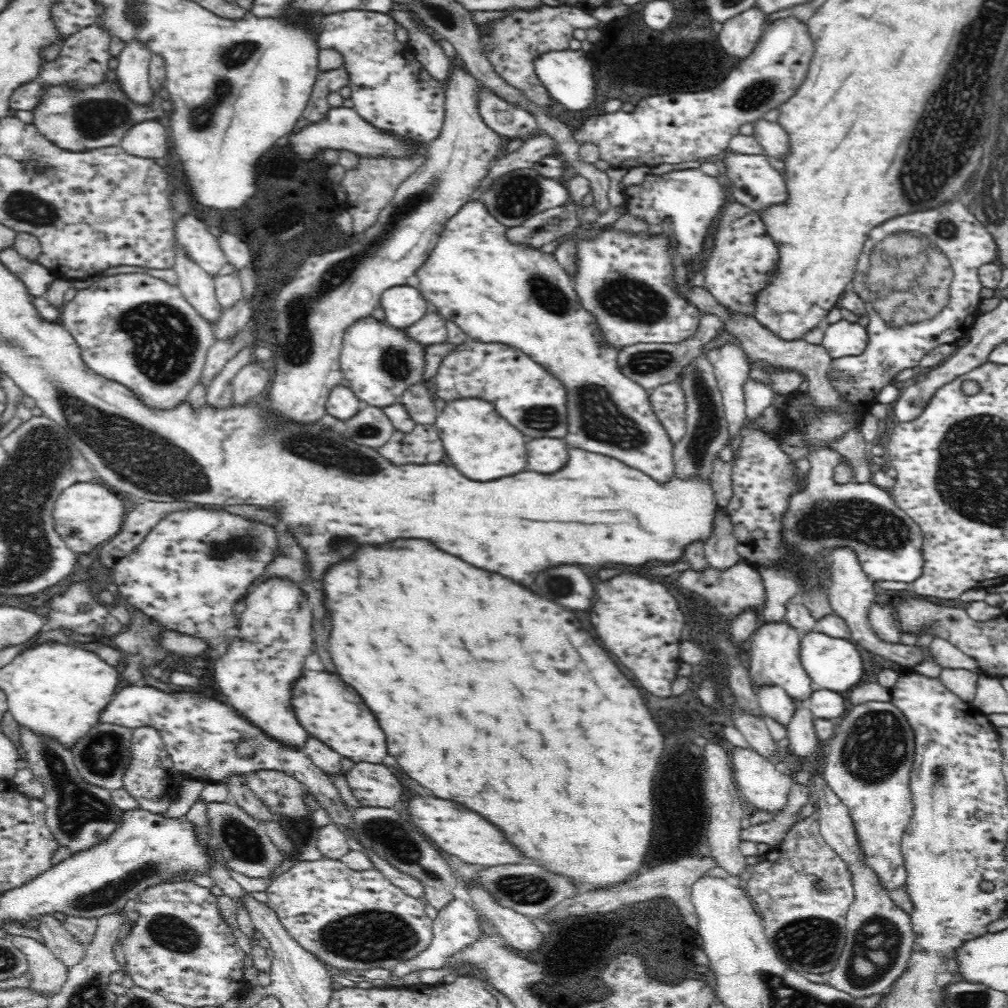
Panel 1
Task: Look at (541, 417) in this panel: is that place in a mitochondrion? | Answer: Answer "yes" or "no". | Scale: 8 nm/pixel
yes

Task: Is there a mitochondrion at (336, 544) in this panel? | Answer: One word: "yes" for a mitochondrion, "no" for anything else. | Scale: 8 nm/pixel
yes

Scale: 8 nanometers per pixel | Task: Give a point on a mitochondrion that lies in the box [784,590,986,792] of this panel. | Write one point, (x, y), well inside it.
(876, 746)

